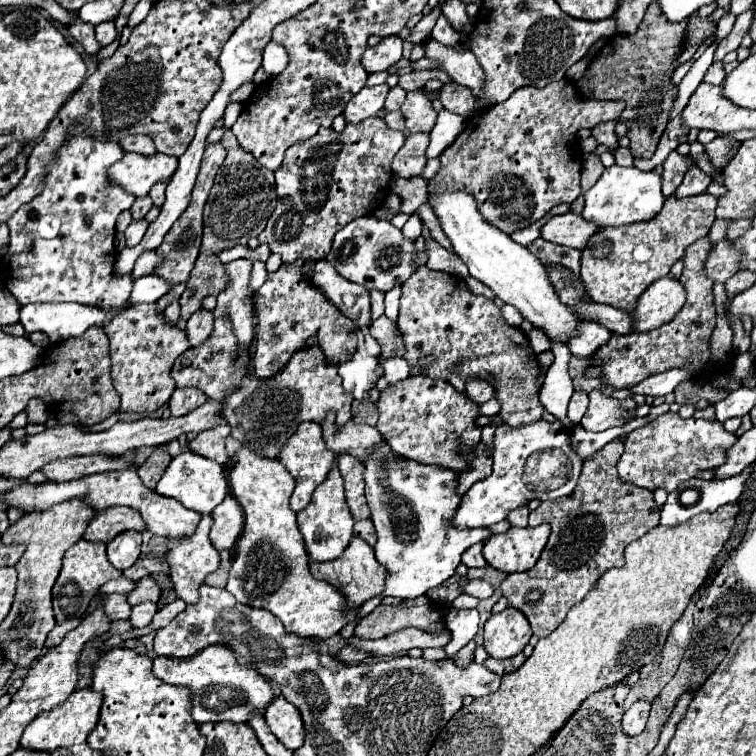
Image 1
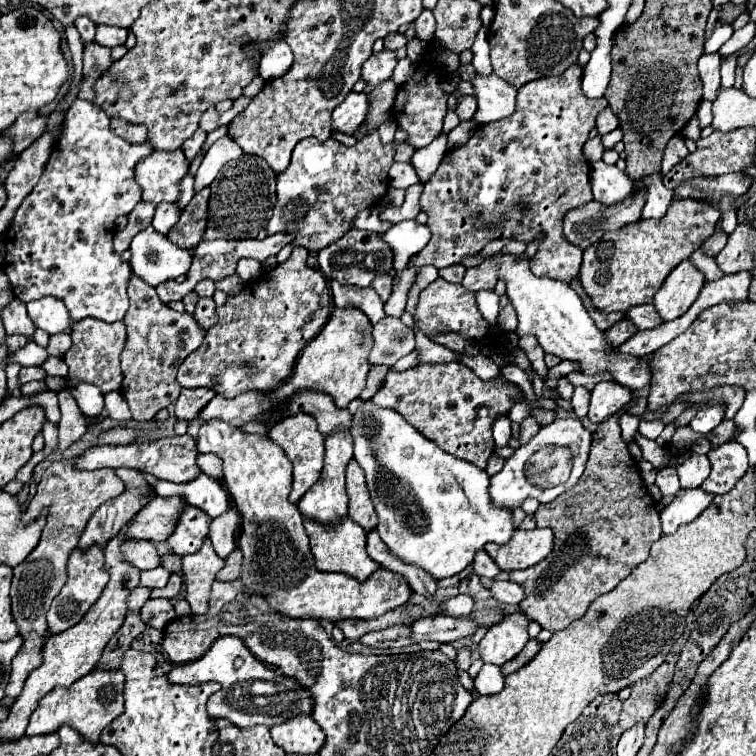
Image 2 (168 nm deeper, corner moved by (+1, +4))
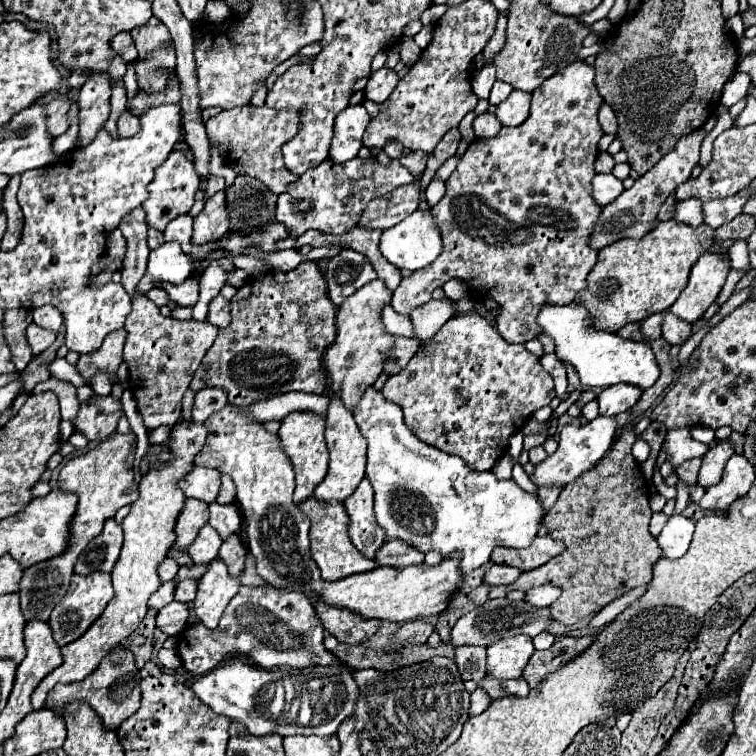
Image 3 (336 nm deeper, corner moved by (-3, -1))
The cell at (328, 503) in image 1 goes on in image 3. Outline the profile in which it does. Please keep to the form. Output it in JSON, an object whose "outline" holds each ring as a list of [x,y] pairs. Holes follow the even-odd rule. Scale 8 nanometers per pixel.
{"outline":[[[329,395],[329,397],[331,397],[331,403],[329,403],[329,413],[327,413],[325,441],[327,441],[327,449],[331,455],[331,463],[329,463],[327,477],[315,489],[315,495],[313,495],[321,503],[345,501],[357,489],[357,485],[365,477],[365,451],[367,451],[365,437],[359,433],[353,413],[349,409],[345,409],[345,405],[341,403],[341,399],[337,395]]]}

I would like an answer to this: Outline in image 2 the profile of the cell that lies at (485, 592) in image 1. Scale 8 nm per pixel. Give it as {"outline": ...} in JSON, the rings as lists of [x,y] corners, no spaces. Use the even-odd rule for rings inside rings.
{"outline":[[[509,580],[507,582],[495,582],[491,586],[491,592],[501,604],[511,604],[511,606],[517,606],[525,598],[523,586],[515,584],[515,582],[509,582]]]}

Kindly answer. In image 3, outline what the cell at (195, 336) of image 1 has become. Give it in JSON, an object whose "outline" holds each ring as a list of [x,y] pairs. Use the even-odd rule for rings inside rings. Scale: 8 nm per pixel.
{"outline":[[[217,295],[211,303],[209,303],[209,313],[207,313],[207,321],[215,327],[227,327],[231,321],[229,315],[229,301],[225,301],[221,295]]]}

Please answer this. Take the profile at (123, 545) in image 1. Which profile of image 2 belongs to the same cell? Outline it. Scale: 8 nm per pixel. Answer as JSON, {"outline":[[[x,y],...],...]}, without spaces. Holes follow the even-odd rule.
{"outline":[[[129,540],[123,544],[123,554],[129,560],[129,564],[137,566],[139,570],[151,570],[161,566],[161,558],[151,542],[145,540]]]}

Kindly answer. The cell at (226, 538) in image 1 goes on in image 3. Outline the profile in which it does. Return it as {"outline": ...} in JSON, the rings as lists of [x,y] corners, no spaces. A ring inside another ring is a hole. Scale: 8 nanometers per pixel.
{"outline":[[[237,533],[229,535],[229,539],[225,539],[223,545],[221,545],[221,549],[219,549],[219,557],[223,559],[223,563],[227,565],[227,569],[229,569],[229,573],[233,577],[239,577],[239,573],[243,571],[245,555],[247,555],[247,549],[241,543],[241,539],[239,539]]]}

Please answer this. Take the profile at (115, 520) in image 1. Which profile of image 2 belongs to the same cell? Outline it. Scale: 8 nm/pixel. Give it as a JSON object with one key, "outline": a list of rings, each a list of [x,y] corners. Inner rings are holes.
{"outline":[[[157,496],[143,510],[137,512],[129,522],[129,536],[135,540],[153,540],[165,542],[181,518],[181,512],[187,508],[187,502],[179,496]]]}

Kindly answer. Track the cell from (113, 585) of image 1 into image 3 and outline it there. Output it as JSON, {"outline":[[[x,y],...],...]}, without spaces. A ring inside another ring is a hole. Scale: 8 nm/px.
{"outline":[[[193,565],[193,567],[179,567],[177,571],[177,579],[173,579],[173,583],[179,583],[181,579],[197,579],[205,573],[205,565]]]}

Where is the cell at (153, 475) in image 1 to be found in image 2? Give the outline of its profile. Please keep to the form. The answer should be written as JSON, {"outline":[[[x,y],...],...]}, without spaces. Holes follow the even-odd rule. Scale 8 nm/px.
{"outline":[[[117,468],[115,472],[125,482],[125,492],[119,498],[113,498],[99,506],[99,510],[91,516],[79,540],[81,550],[89,550],[91,546],[105,548],[107,542],[119,534],[125,522],[129,522],[137,510],[155,498],[155,494],[145,496],[151,486],[145,482],[141,472],[131,468]]]}

